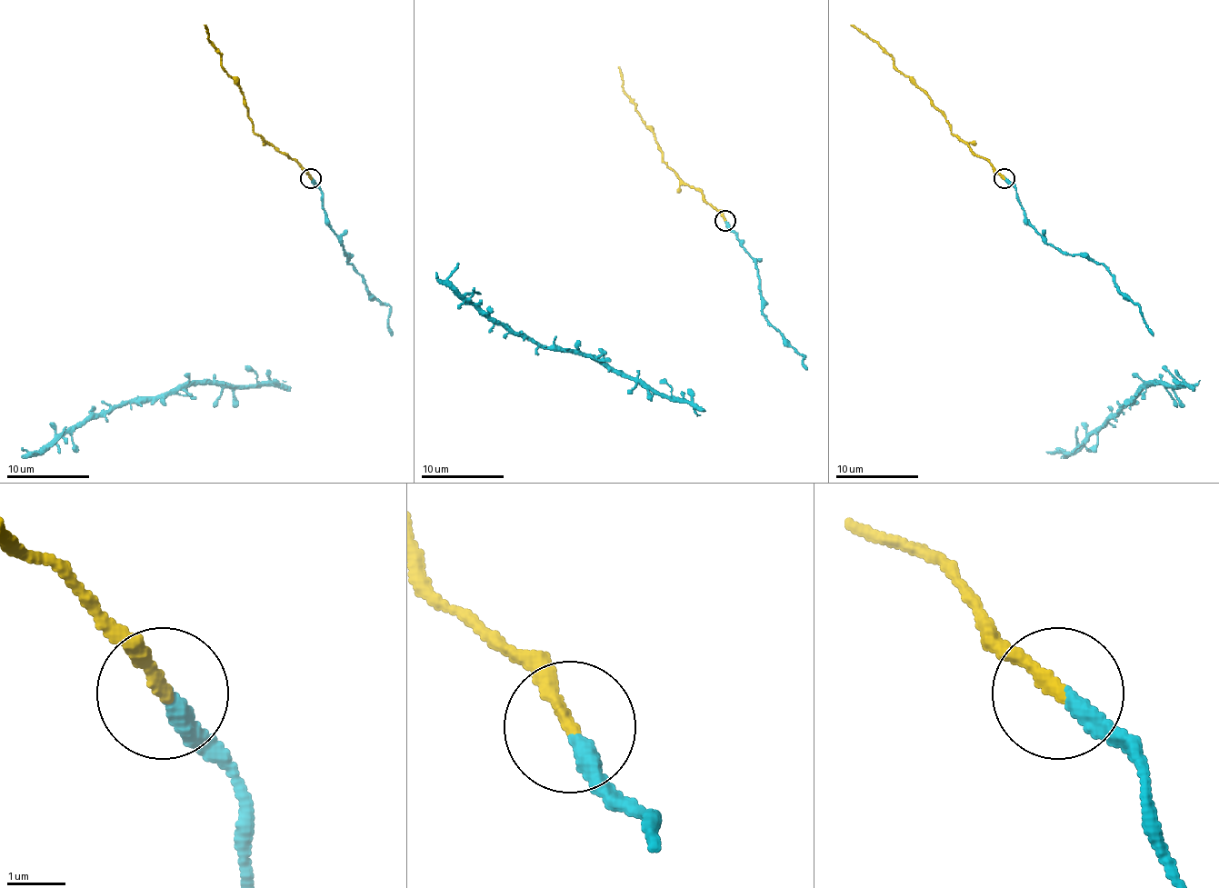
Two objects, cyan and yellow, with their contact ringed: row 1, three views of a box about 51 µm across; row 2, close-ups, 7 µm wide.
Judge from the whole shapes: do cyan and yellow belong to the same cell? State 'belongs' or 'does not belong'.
belongs

